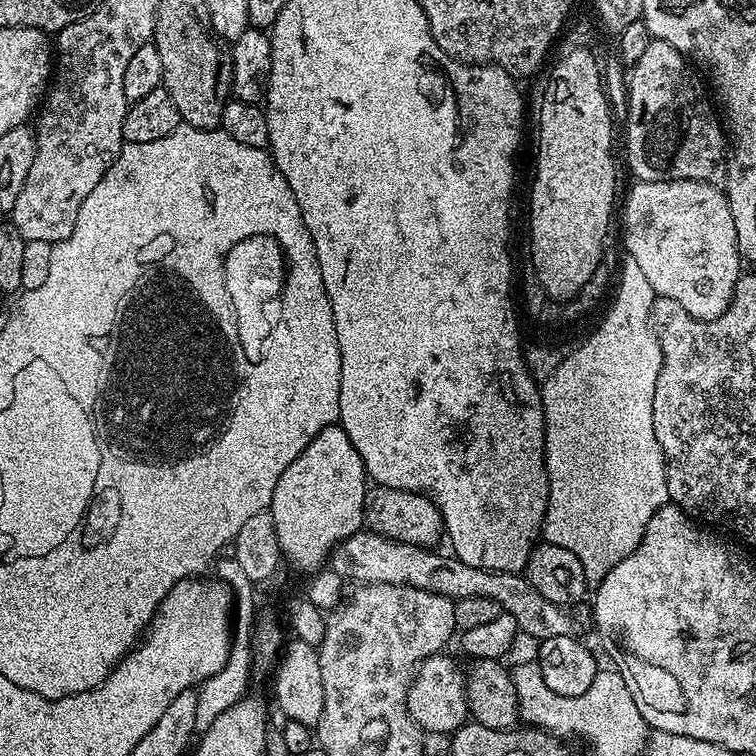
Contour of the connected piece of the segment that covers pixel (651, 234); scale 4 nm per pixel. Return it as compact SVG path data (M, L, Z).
M642 180L633 183L633 185L633 188L628 192L628 197L625 200L623 197L622 200L622 208L624 204L624 248L628 251L627 255L634 262L638 262L642 274L646 274L646 278L649 280L652 289L656 291L657 296L674 298L674 302L678 302L678 306L682 306L682 310L686 310L686 314L690 314L694 318L699 320L717 320L730 306L736 283L742 275L742 269L740 269L742 257L738 250L738 242L736 241L734 214L730 214L727 195L717 185L707 184L706 182L694 182L693 180L659 180L658 182Z

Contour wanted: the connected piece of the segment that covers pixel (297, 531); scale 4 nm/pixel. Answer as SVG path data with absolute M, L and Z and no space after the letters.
M339 423L326 426L326 430L318 433L310 446L282 470L282 478L278 478L278 486L274 486L270 511L283 559L297 564L306 574L323 569L332 549L365 527L364 500L369 487L370 477L346 430Z

